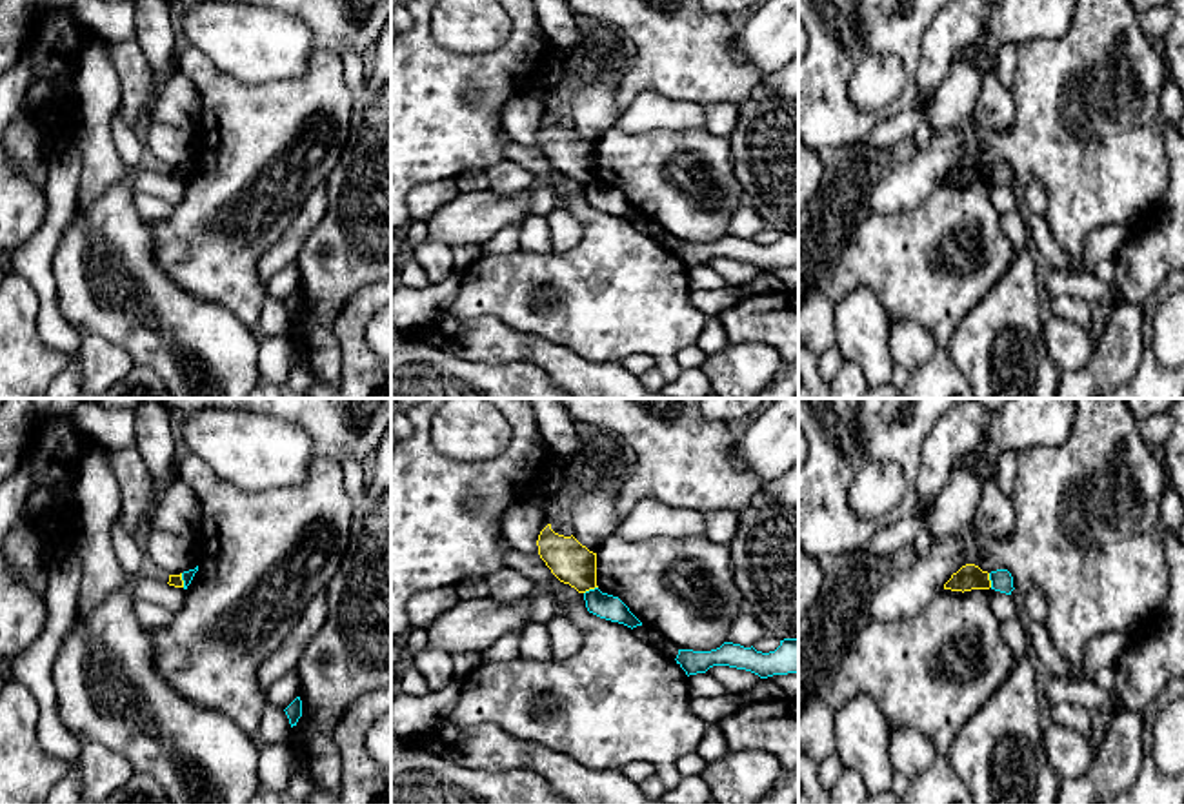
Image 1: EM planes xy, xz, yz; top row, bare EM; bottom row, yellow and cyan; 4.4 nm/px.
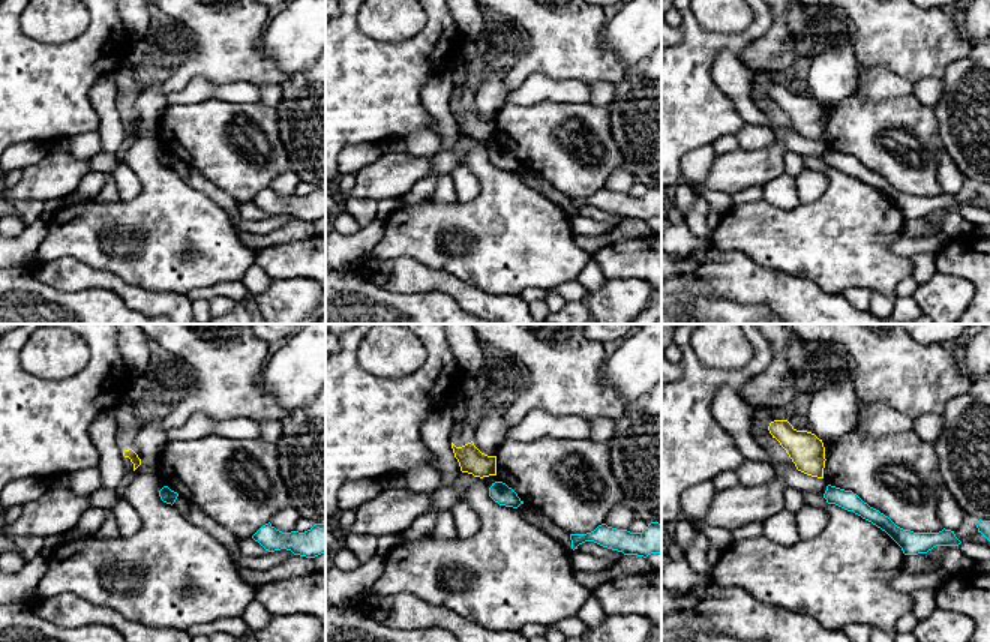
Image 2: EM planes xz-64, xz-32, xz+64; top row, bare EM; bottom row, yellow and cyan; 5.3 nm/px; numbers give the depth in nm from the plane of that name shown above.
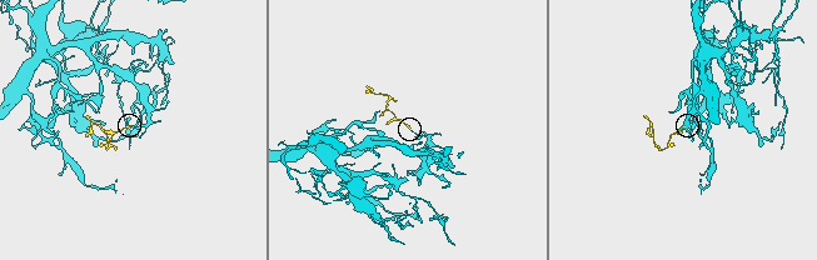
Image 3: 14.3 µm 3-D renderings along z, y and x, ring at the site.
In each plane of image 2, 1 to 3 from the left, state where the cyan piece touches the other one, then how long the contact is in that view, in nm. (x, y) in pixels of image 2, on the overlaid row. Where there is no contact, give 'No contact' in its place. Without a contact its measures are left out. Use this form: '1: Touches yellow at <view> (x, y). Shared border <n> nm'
1: No contact
2: No contact
3: No contact

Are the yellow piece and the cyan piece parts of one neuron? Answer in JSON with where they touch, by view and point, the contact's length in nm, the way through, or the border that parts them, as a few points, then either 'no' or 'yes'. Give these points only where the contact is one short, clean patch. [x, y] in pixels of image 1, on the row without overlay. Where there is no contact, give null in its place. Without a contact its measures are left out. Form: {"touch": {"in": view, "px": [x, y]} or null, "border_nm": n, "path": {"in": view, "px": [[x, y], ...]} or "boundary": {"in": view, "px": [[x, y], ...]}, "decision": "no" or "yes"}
{"touch": {"in": "xz", "px": [590, 180]}, "border_nm": 70, "boundary": {"in": "xz", "px": [[597, 179], [584, 186]]}, "decision": "no"}

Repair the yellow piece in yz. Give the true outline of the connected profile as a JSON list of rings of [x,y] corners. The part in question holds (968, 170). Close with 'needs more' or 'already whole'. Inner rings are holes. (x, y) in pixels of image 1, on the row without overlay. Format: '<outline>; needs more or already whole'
[[[975,156],[962,158],[951,171],[944,176],[944,182],[951,184],[971,184],[971,182],[989,182],[991,173],[989,166],[982,164]]]; already whole

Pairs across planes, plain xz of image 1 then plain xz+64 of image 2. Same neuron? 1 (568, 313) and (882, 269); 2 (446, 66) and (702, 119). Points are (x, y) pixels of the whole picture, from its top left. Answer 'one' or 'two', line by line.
1: one
2: one

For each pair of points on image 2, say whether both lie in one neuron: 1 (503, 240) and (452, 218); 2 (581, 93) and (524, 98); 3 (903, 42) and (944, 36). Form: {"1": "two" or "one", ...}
{"1": "one", "2": "one", "3": "one"}

